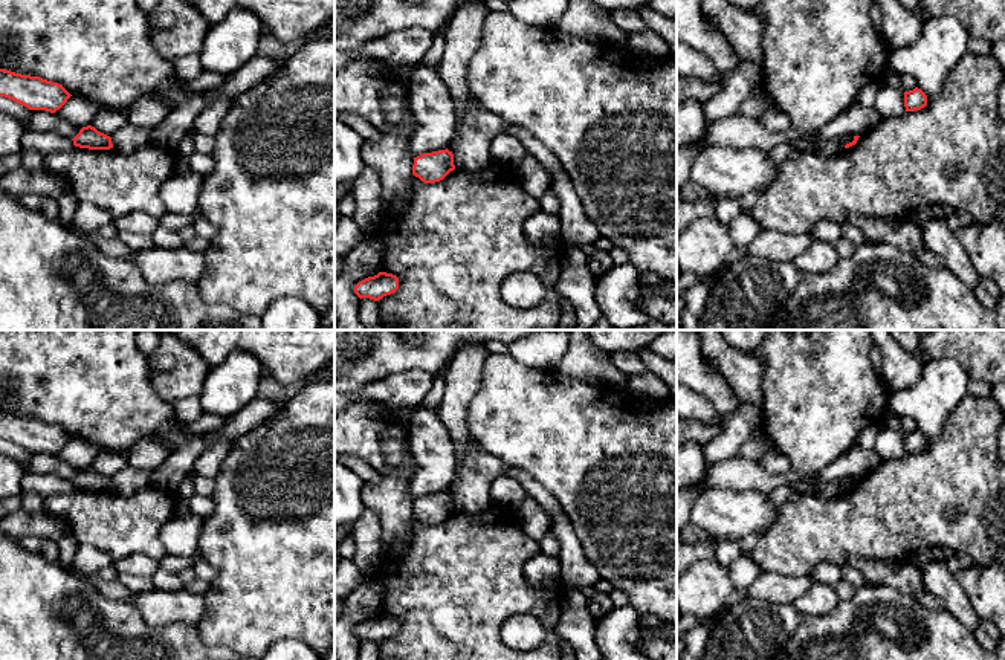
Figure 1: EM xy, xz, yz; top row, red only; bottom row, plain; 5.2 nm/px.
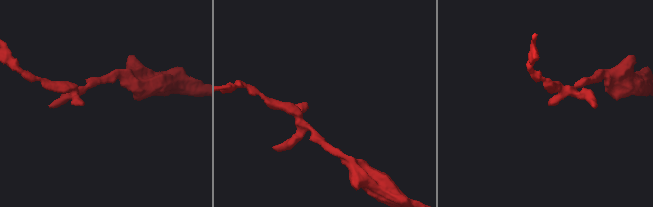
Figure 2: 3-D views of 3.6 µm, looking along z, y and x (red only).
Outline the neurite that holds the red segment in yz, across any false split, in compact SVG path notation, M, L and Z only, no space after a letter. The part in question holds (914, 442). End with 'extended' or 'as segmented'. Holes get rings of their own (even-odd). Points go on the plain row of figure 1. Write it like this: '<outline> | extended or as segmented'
M915 429L913 432L904 434L904 449L906 454L921 452L927 448L926 435Z | as segmented

